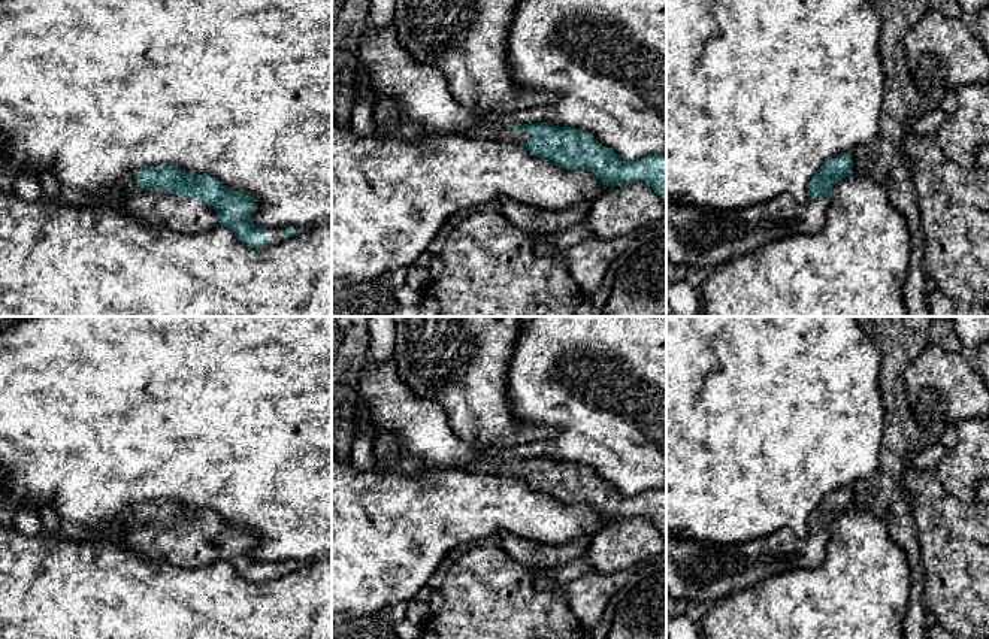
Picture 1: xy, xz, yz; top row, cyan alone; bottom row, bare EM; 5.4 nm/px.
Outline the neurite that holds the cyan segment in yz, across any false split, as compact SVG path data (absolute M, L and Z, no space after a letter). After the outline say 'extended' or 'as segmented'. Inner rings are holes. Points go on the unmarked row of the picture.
M852 488L829 493L808 517L805 539L786 527L732 545L666 534L666 593L714 605L769 575L816 569L826 557L832 523L852 508Z; extended

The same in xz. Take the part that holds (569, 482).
M478 457L465 464L463 469L472 473L518 476L533 491L551 496L565 505L586 503L607 521L645 517L666 540L665 488L623 496L613 484L599 478L589 466L548 457Z; extended

